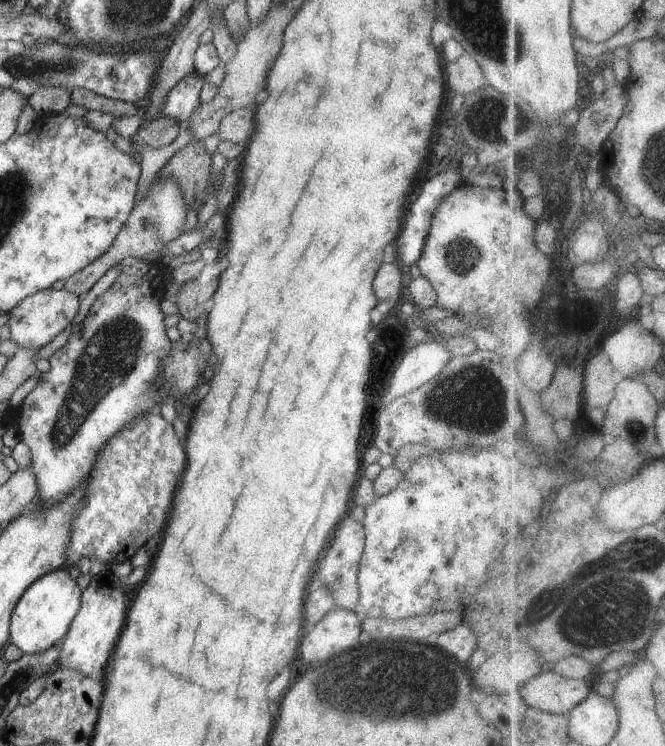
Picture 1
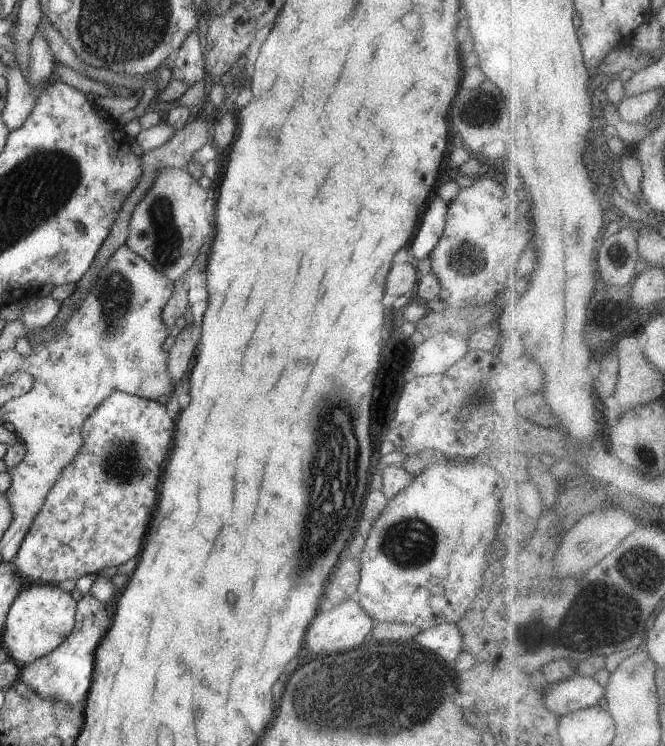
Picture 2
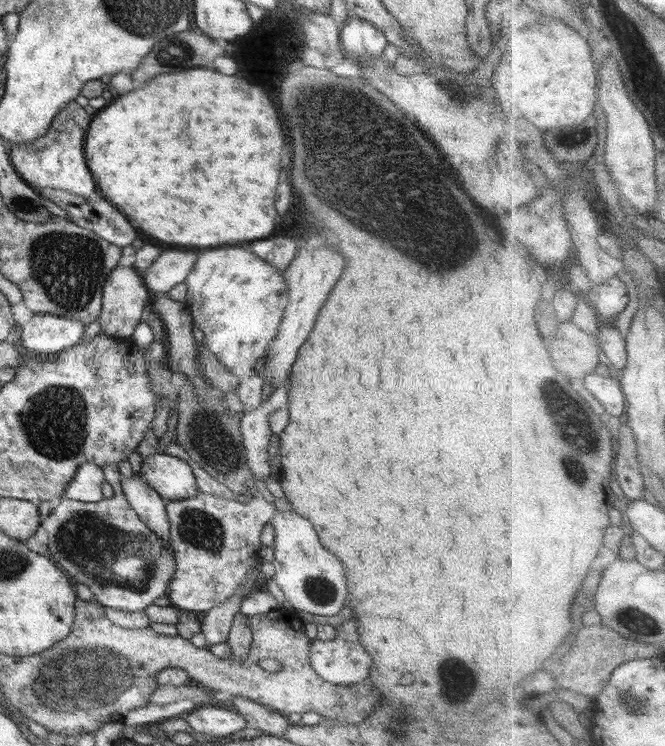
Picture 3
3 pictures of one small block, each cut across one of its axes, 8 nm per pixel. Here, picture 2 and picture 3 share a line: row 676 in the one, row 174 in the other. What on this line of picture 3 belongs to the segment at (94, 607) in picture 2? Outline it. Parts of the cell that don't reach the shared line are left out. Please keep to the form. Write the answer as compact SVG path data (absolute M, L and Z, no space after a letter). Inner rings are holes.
M75 100L67 102L50 122L46 134L27 143L11 144L9 155L13 167L33 189L56 188L84 198L102 198L83 151L88 124L90 114L84 107Z

